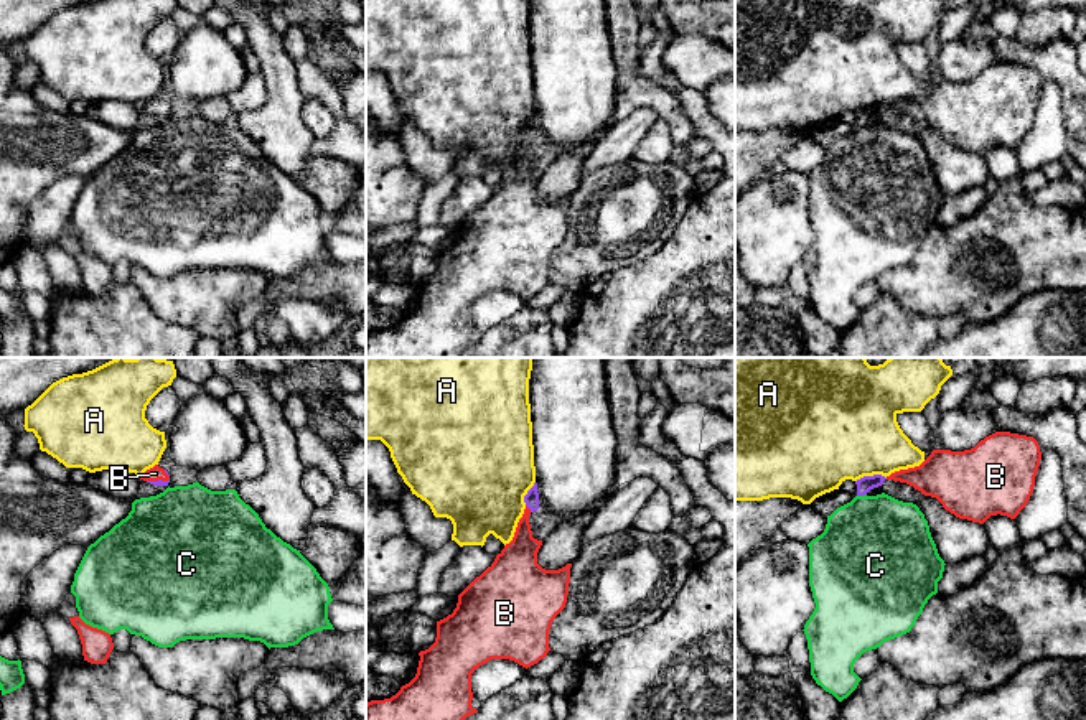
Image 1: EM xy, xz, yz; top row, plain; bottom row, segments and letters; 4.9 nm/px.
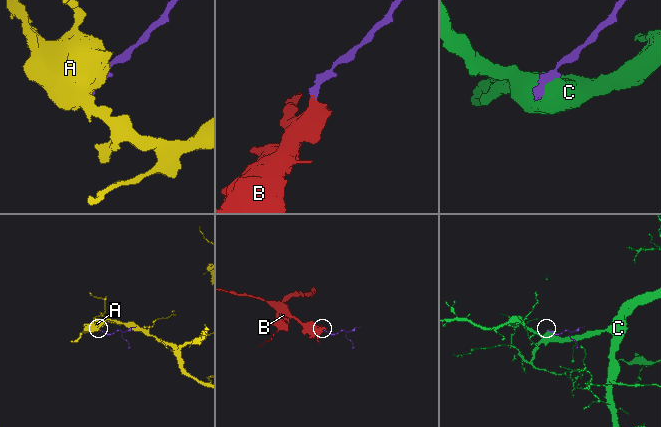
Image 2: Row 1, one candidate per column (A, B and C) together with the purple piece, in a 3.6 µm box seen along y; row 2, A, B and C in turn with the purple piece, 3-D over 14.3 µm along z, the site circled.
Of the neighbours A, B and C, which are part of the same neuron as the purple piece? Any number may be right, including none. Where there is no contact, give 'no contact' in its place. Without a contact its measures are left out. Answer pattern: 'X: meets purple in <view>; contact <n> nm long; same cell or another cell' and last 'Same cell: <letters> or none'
A: meets purple in yz; contact 150 nm long; another cell
B: meets purple in xy; contact 120 nm long; same cell
C: meets purple in yz; contact 50 nm long; another cell
Same cell: B

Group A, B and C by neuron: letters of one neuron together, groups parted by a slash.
A / B / C

